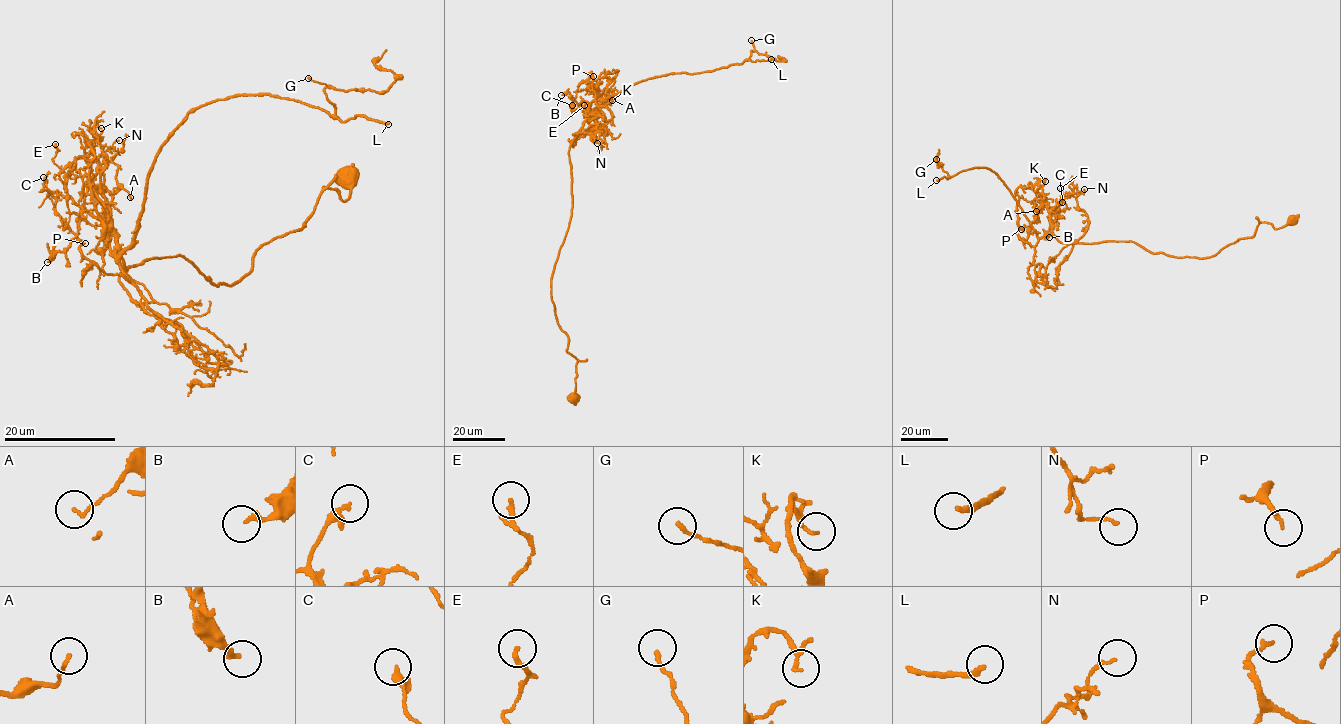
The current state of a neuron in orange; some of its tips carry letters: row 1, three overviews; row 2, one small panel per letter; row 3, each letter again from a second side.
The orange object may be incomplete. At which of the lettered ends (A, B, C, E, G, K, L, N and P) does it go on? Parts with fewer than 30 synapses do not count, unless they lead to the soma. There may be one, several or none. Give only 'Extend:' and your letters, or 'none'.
Extend: L

